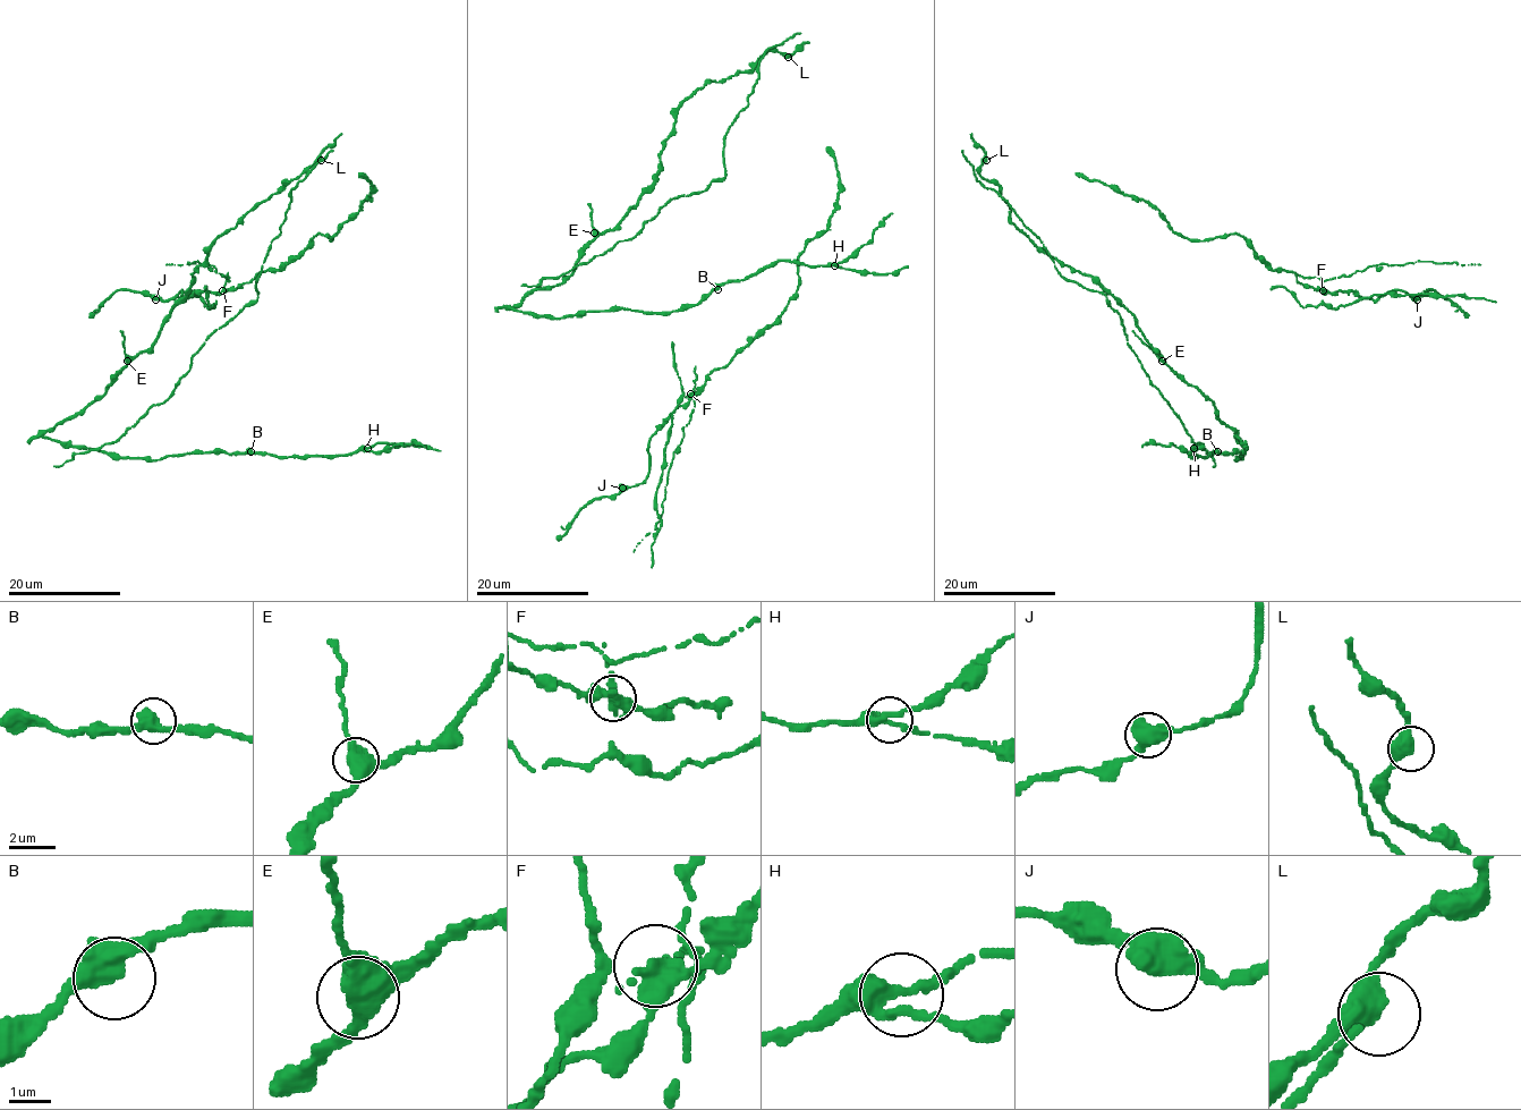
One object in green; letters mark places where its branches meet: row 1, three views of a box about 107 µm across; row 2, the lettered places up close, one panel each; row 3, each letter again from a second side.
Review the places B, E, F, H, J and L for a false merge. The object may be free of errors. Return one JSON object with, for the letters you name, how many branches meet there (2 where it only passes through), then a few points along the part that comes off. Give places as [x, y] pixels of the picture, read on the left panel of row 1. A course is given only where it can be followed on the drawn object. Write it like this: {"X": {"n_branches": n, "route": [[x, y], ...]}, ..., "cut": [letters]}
{"F": {"n_branches": 3, "route": [[222, 289], [209, 307], [197, 294], [188, 294], [193, 295], [183, 298], [183, 302]]}, "cut": ["F"]}

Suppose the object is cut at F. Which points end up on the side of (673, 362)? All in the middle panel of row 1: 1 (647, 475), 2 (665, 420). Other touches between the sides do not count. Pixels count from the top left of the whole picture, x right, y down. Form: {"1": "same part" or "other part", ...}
{"1": "other part", "2": "other part"}

